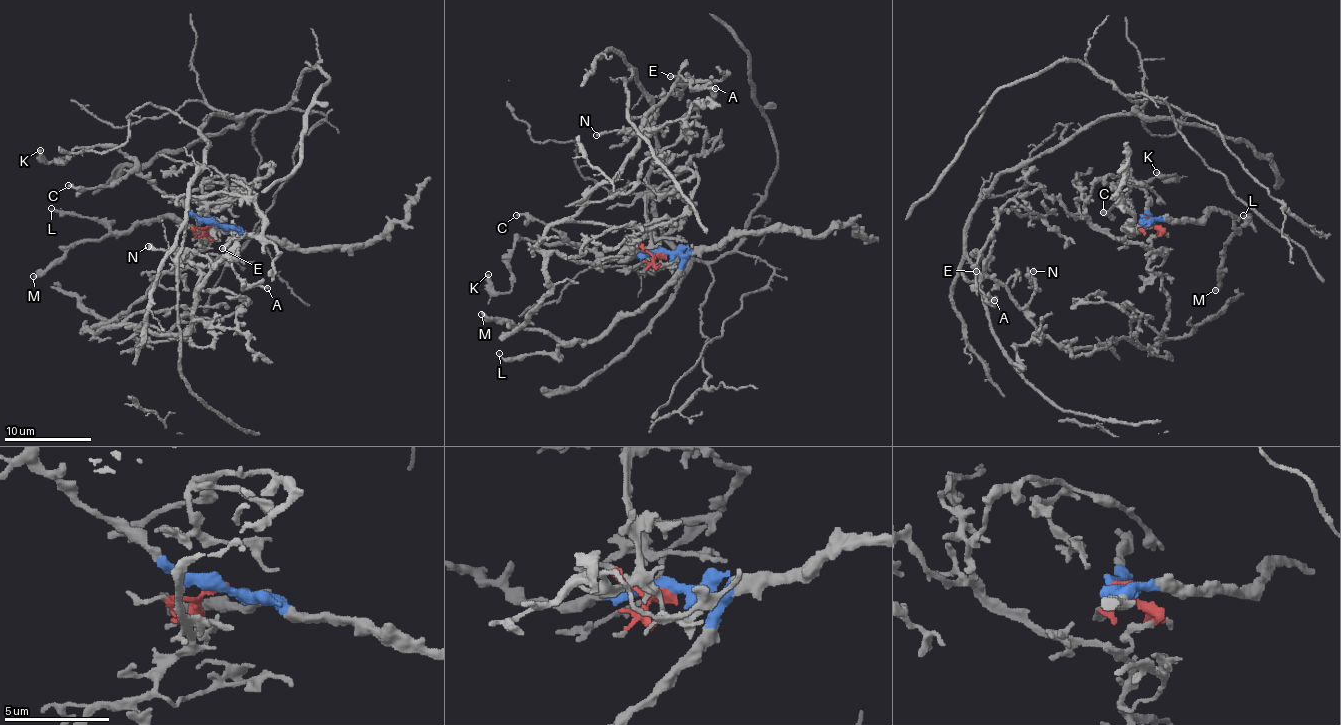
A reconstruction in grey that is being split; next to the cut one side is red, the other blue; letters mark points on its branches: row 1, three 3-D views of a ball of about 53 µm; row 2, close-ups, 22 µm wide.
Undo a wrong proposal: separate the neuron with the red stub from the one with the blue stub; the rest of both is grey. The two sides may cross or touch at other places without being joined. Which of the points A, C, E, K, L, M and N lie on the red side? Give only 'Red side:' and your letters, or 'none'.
Red side: A, E, N

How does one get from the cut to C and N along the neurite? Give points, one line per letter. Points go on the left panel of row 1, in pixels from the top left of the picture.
C: (215, 222), (200, 222), (170, 195), (135, 173), (91, 189), (68, 186)
N: (215, 222), (185, 268), (165, 272), (91, 329), (189, 328), (200, 271), (148, 245)

